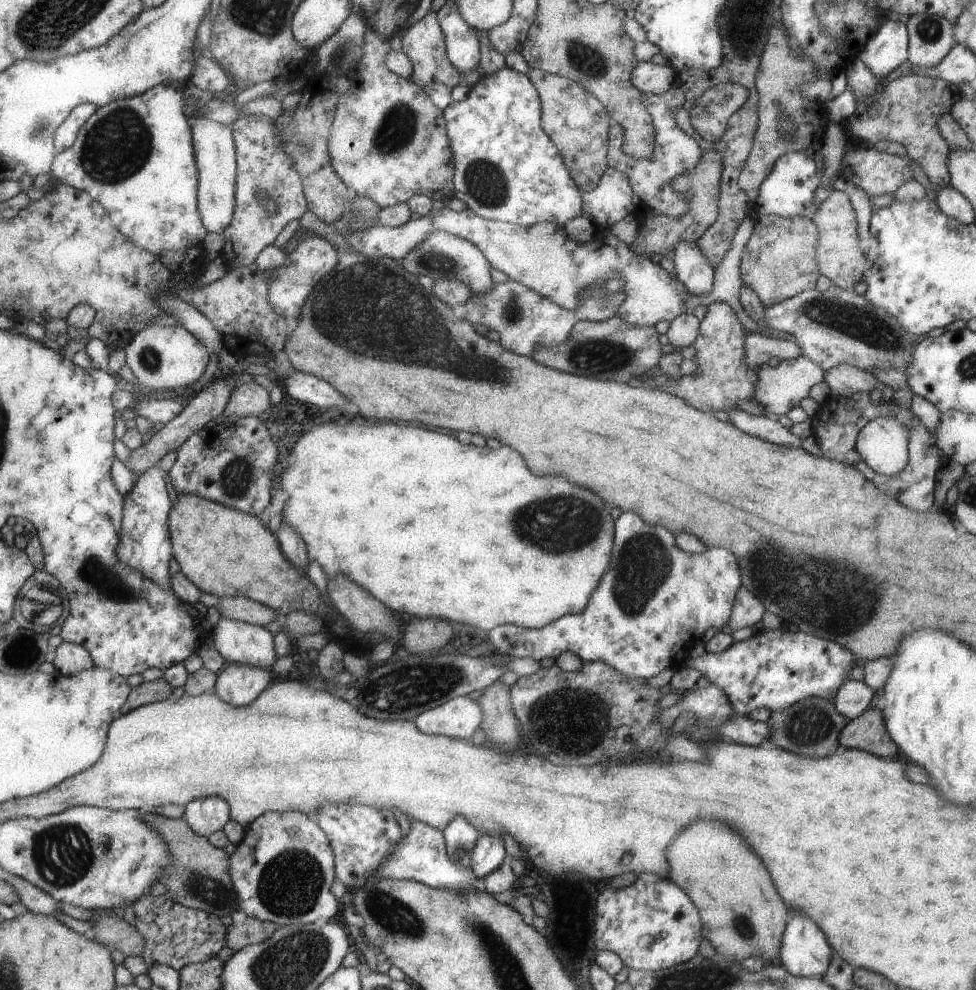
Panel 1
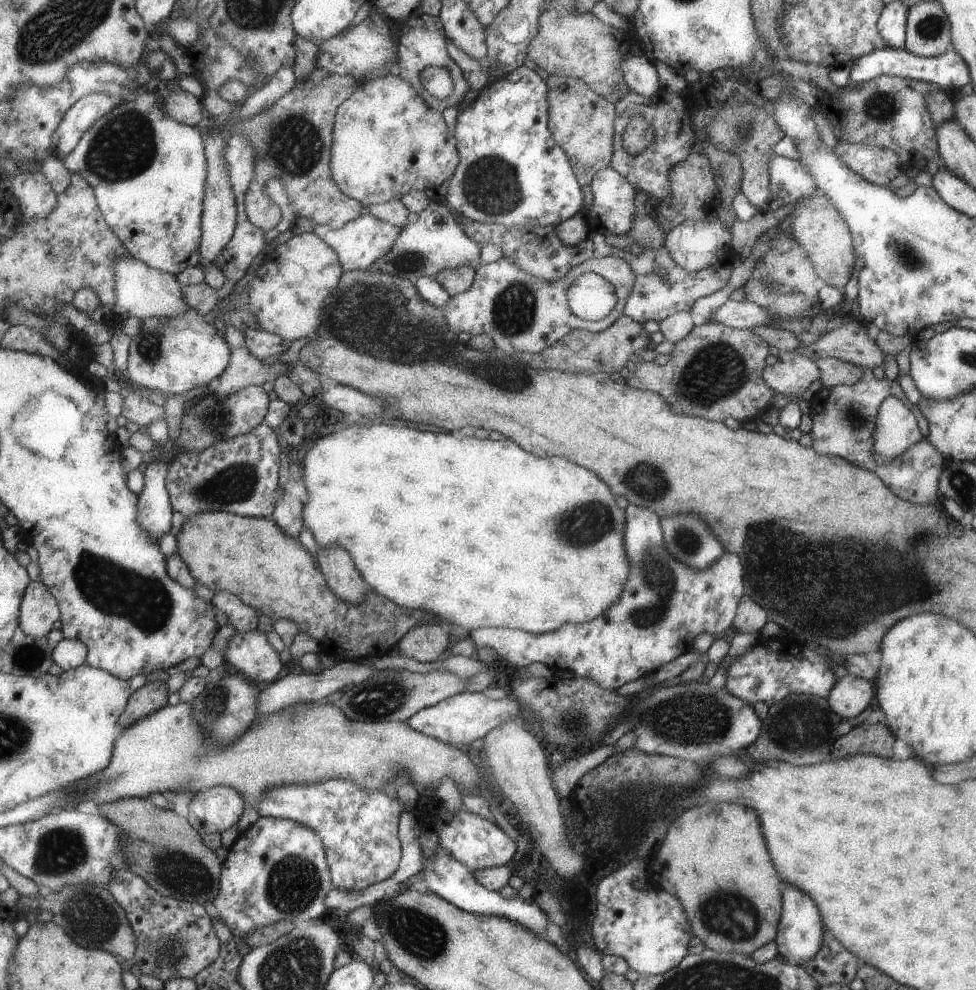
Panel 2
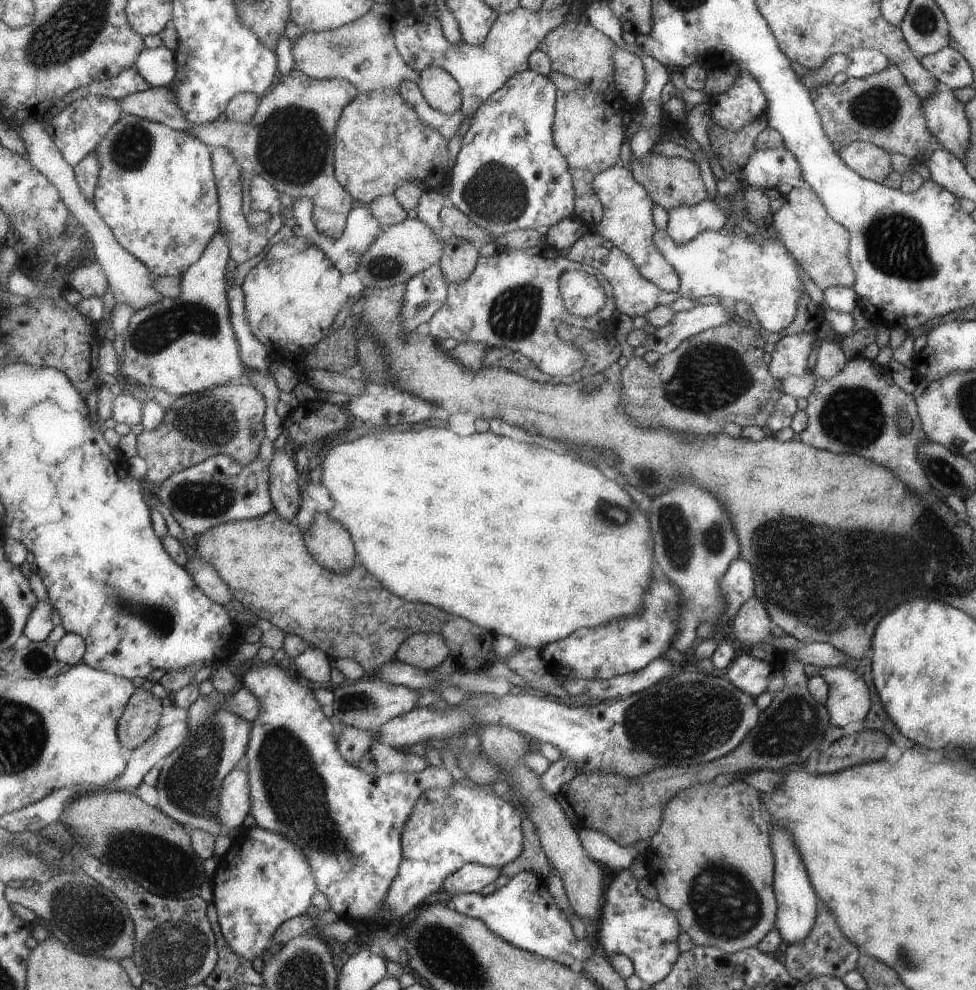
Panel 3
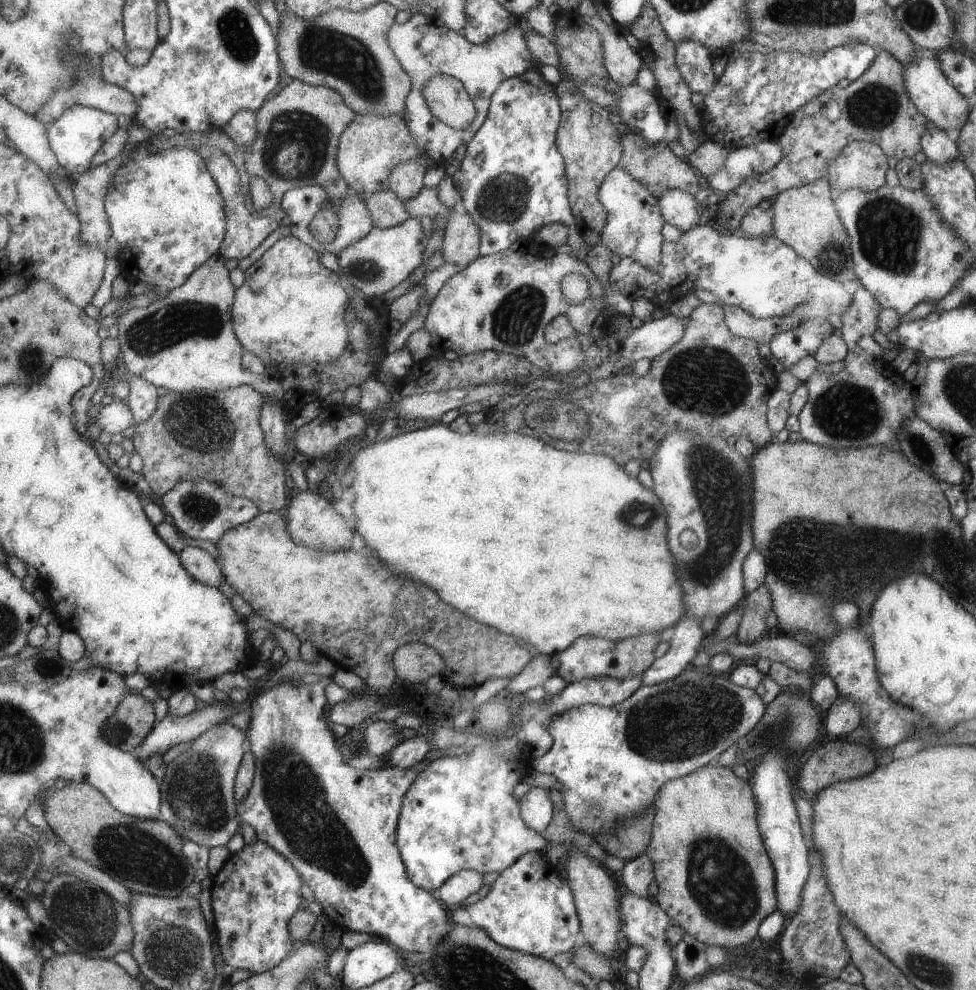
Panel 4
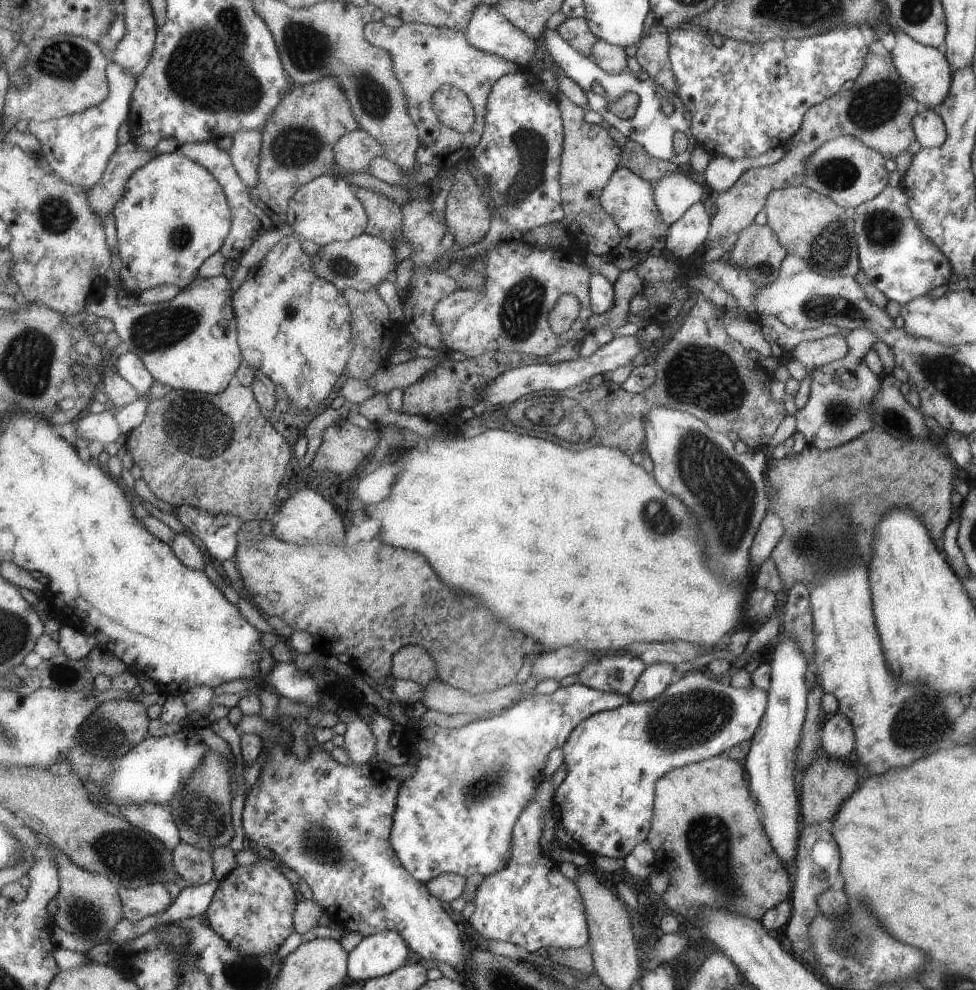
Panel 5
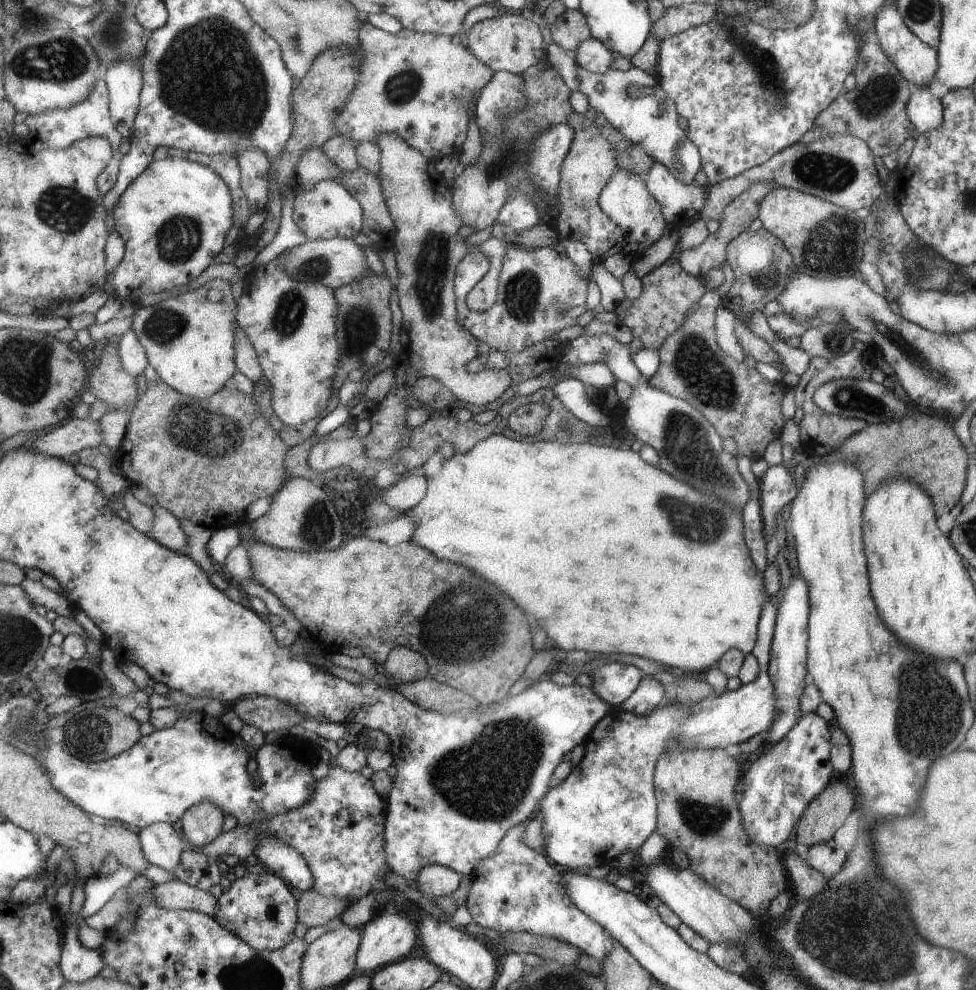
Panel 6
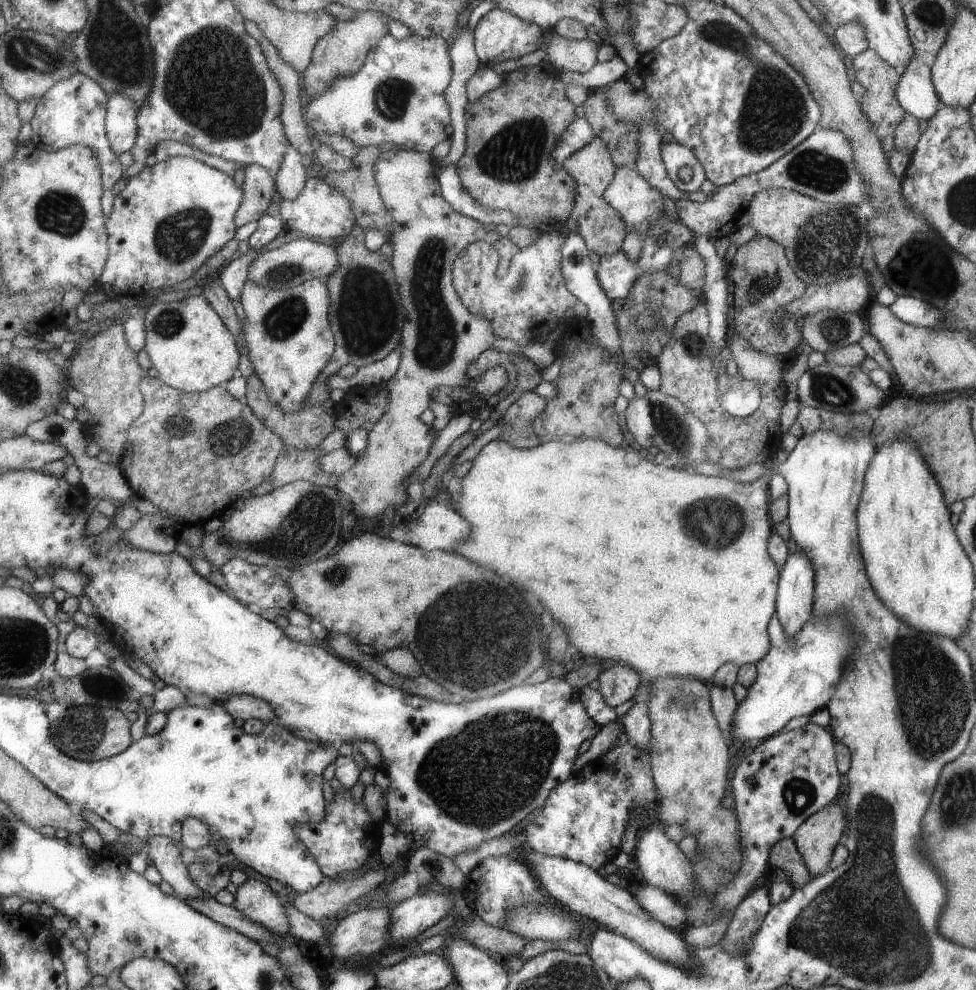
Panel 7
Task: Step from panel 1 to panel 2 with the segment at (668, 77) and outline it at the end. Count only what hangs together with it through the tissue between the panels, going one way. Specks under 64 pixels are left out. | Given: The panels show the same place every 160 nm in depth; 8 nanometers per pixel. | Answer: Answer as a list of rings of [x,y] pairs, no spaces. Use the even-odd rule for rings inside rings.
[[[644,54],[627,56],[621,72],[627,89],[633,94],[639,94],[645,98],[654,95],[659,88],[655,66]]]

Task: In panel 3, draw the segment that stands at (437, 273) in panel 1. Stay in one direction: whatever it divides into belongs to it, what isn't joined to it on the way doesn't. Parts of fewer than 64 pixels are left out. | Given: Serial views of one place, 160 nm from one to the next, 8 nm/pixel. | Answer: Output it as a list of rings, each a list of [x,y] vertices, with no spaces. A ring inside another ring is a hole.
[[[407,217],[407,220],[388,227],[376,238],[365,252],[356,273],[366,290],[392,287],[399,282],[408,283],[415,275],[440,262],[449,237],[450,232],[447,228],[443,228],[443,235],[440,235],[419,217]]]

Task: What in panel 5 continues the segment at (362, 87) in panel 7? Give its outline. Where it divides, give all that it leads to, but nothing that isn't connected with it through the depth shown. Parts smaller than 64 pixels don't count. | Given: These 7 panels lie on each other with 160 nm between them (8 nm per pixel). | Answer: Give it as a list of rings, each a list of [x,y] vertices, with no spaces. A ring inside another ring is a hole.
[[[377,21],[367,24],[365,35],[371,44],[383,46],[390,50],[394,61],[394,71],[404,88],[408,111],[418,128],[419,148],[417,158],[421,165],[435,165],[441,170],[456,166],[459,160],[471,160],[475,147],[485,130],[486,100],[489,98],[491,87],[501,79],[503,75],[515,72],[519,66],[506,58],[501,58],[493,53],[481,52],[476,49],[468,39],[466,31],[458,31],[452,28],[439,28],[423,23],[403,23],[399,28],[391,28],[385,21]],[[445,85],[453,85],[463,89],[473,101],[475,107],[475,126],[466,133],[457,132],[449,128],[438,119],[438,112],[434,110],[434,94]]]

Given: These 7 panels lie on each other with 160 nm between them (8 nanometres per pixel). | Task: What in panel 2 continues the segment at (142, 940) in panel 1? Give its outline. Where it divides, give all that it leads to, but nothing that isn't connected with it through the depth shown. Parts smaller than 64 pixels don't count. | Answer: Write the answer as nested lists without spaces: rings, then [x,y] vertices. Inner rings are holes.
[[[67,885],[59,892],[45,887],[40,888],[41,897],[38,900],[21,896],[17,902],[17,908],[23,914],[27,908],[50,910],[53,920],[69,934],[73,940],[81,946],[90,949],[103,949],[121,960],[133,962],[137,951],[137,938],[129,921],[129,914],[125,907],[115,898],[115,895],[107,887],[92,885]]]

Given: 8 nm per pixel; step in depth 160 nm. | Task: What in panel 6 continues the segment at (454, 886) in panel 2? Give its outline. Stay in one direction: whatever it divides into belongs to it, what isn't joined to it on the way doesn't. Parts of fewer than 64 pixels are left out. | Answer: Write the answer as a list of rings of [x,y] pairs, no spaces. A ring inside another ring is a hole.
[[[526,821],[517,823],[503,835],[493,855],[479,862],[471,874],[471,887],[466,901],[473,922],[480,926],[480,930],[491,928],[497,932],[518,933],[528,932],[540,937],[553,937],[558,941],[576,946],[589,957],[600,960],[609,954],[613,947],[613,940],[598,921],[591,920],[586,913],[571,902],[566,889],[562,885],[561,870],[552,864],[542,853],[537,852],[522,841],[522,834],[526,830]]]

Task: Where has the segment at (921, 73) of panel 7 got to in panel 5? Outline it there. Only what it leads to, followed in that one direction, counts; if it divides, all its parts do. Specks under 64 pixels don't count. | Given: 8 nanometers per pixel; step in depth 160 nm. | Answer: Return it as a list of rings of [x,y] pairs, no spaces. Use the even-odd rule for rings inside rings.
[[[927,108],[914,116],[913,131],[921,147],[938,147],[946,137],[942,118],[934,110]]]

